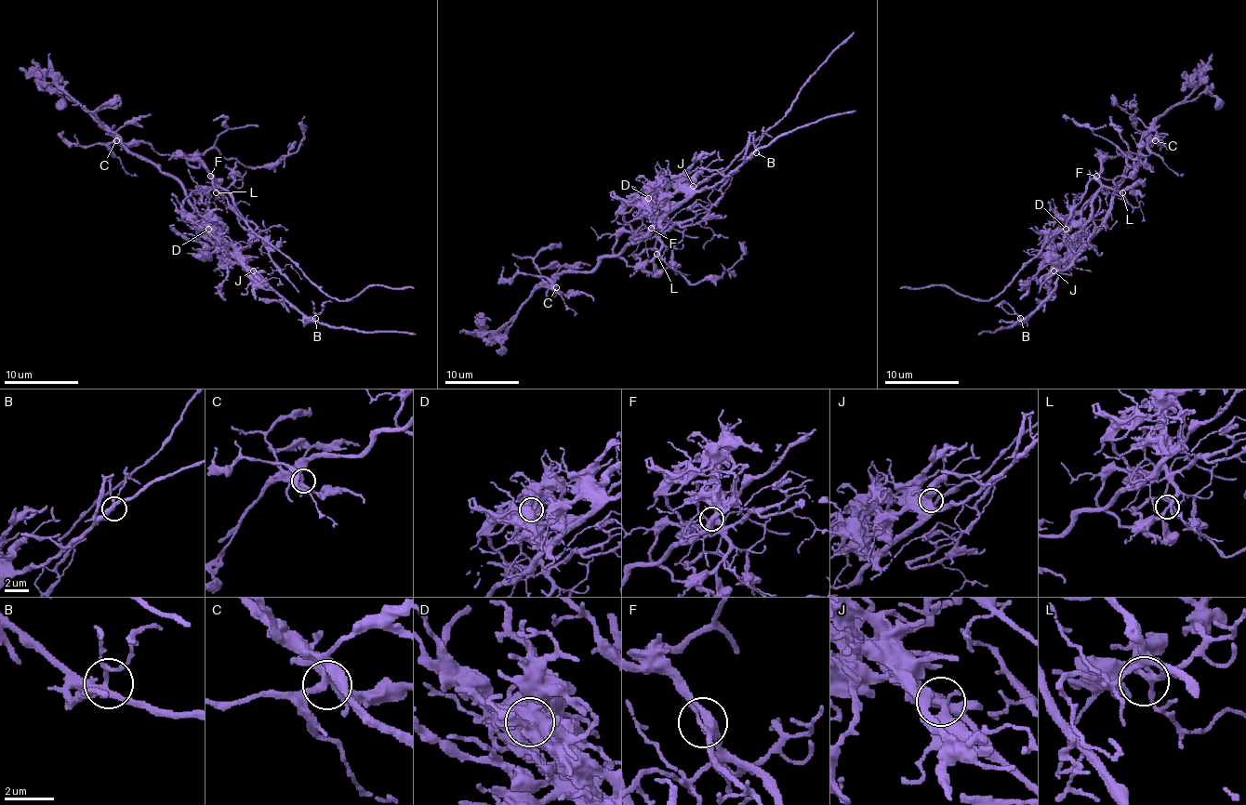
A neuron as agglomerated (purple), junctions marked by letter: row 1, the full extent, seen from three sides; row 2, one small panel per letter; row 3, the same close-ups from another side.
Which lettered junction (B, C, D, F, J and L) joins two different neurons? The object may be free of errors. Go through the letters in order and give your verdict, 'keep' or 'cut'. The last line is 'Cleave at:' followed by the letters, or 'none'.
B: keep
C: keep
D: cut
F: keep
J: keep
L: keep
Cleave at: D

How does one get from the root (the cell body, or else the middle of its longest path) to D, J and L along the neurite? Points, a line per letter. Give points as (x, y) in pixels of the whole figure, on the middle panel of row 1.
D: (647, 237), (638, 233), (627, 222), (623, 213), (629, 213), (649, 198)
J: (647, 237), (632, 230), (638, 231), (645, 226), (642, 217), (651, 215), (674, 193), (693, 186)
L: (647, 237), (655, 237), (661, 244), (656, 254)

